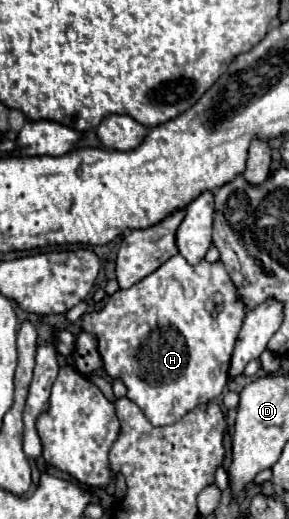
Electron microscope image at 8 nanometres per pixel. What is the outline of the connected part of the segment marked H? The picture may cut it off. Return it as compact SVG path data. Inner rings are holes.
M181 255L171 257L163 267L129 289L113 293L101 311L85 313L81 329L95 335L103 371L127 387L127 397L141 407L153 425L177 423L187 411L209 403L227 387L229 359L245 317L245 307L221 261L189 265Z

